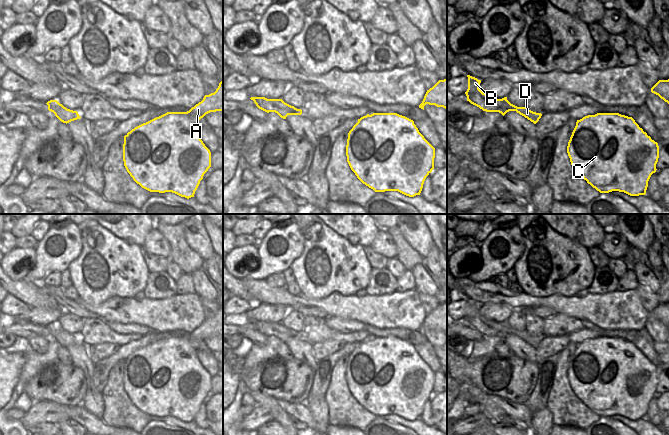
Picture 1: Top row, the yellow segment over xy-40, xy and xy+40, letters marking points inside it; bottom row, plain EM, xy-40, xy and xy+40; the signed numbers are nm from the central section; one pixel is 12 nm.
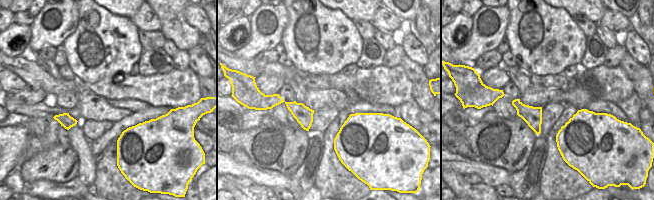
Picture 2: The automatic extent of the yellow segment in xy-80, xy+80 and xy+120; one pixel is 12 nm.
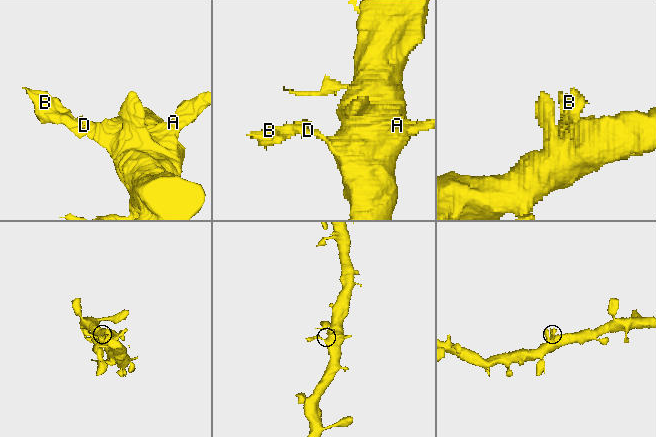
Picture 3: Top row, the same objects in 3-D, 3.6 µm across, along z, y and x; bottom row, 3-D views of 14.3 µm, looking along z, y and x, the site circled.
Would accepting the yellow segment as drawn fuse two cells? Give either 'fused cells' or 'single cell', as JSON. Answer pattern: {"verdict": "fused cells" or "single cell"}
{"verdict": "fused cells"}

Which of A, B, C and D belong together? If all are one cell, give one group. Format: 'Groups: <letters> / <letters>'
Groups: A C D / B.

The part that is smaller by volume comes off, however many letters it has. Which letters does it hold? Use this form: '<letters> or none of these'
B

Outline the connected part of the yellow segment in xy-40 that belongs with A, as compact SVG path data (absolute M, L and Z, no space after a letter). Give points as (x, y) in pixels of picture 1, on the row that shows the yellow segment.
M223 81L214 93L187 112L167 112L143 123L124 136L124 166L133 180L150 192L172 192L194 197L200 181L211 167L211 152L196 130L199 120L210 112L223 111Z

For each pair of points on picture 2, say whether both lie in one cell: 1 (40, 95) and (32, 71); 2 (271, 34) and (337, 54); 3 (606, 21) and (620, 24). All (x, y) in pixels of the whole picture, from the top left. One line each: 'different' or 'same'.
1: different
2: different
3: same

